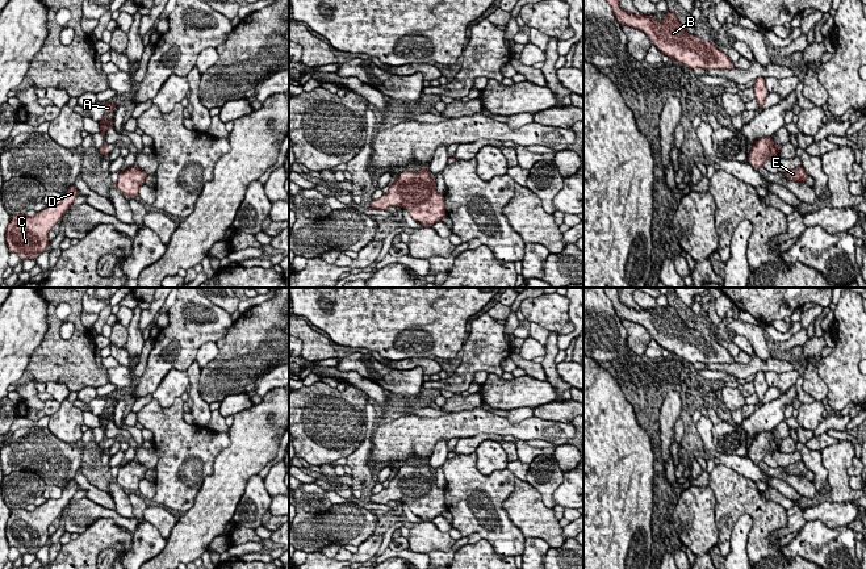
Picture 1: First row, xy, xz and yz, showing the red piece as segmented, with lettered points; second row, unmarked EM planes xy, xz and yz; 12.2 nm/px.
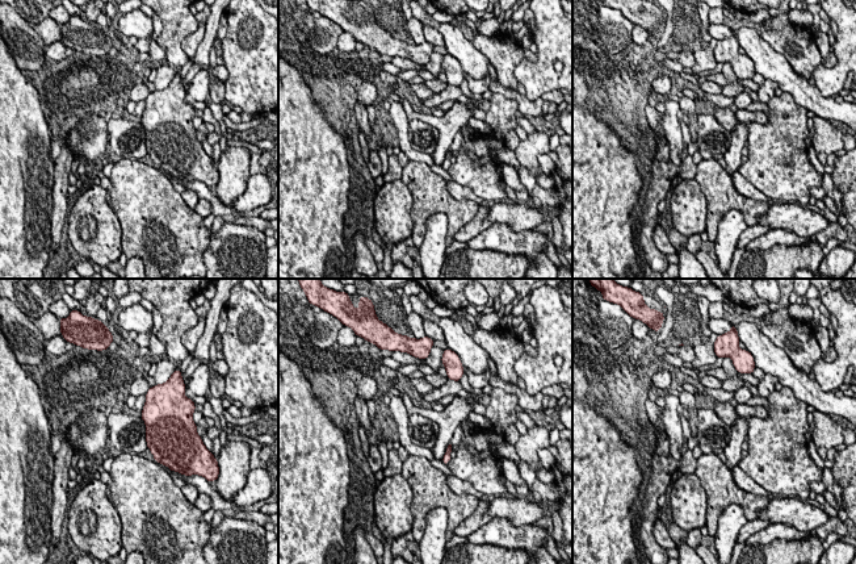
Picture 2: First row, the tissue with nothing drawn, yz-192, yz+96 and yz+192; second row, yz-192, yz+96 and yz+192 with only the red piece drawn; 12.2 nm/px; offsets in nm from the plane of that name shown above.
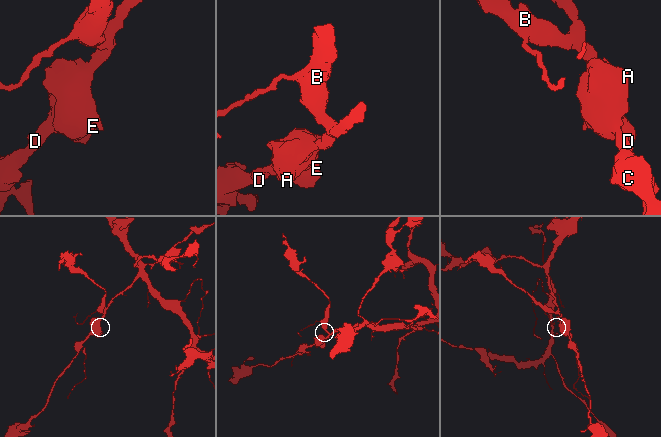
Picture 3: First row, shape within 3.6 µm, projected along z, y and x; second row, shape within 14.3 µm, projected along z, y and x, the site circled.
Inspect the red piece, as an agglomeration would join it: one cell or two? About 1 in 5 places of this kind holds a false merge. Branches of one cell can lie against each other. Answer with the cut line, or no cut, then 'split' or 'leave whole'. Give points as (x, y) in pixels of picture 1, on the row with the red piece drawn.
cut none; leave whole

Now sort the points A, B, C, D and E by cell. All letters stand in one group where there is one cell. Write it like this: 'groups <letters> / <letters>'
groups A B C D E

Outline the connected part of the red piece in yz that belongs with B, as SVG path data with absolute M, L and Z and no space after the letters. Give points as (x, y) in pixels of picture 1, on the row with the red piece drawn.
M606 0L620 25L627 25L644 32L652 45L662 54L686 67L704 70L732 70L735 63L723 53L718 43L707 42L698 35L689 34L678 17L666 12L661 24L654 16L633 14L620 8L619 0Z

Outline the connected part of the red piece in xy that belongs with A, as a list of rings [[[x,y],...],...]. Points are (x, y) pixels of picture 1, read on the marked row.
[[[104,102],[104,106],[105,106],[105,113],[104,113],[104,117],[99,121],[100,124],[100,129],[101,129],[101,135],[105,138],[105,131],[109,129],[109,127],[114,127],[114,120],[110,120],[110,121],[105,121],[105,118],[108,117],[108,114],[110,113],[110,110],[118,104],[113,104],[113,102]]]

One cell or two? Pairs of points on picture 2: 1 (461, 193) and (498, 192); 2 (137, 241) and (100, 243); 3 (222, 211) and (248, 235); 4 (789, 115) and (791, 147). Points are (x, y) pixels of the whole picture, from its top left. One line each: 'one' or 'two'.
1: two
2: two
3: two
4: one

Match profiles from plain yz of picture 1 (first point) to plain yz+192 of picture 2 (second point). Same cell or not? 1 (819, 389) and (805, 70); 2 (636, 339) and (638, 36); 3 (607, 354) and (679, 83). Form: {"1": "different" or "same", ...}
{"1": "same", "2": "different", "3": "same"}

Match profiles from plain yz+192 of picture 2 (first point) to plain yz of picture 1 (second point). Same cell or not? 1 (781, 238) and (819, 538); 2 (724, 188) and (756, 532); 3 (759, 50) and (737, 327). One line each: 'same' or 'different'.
1: same
2: same
3: same

